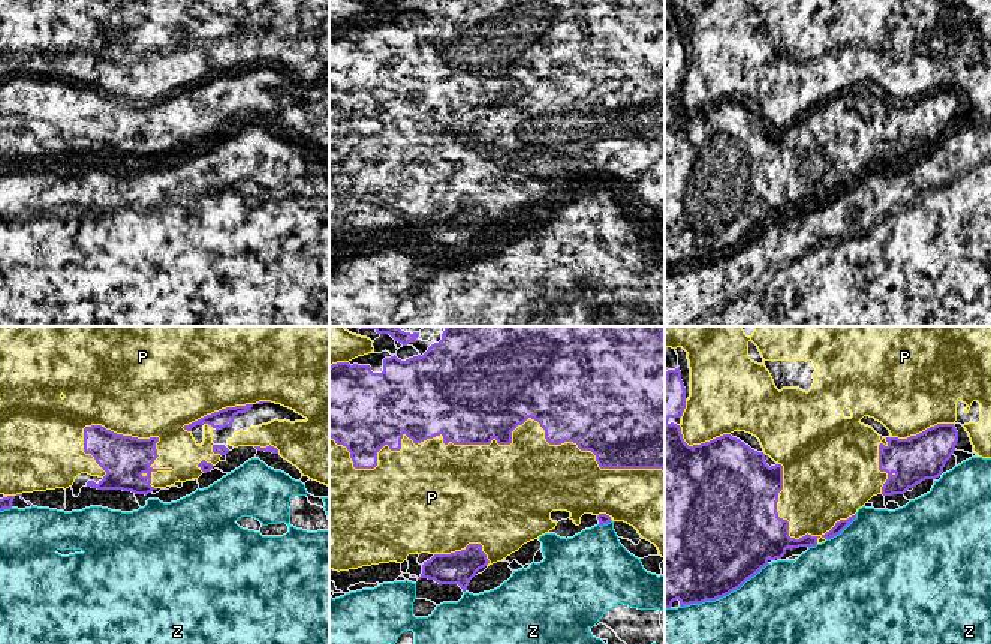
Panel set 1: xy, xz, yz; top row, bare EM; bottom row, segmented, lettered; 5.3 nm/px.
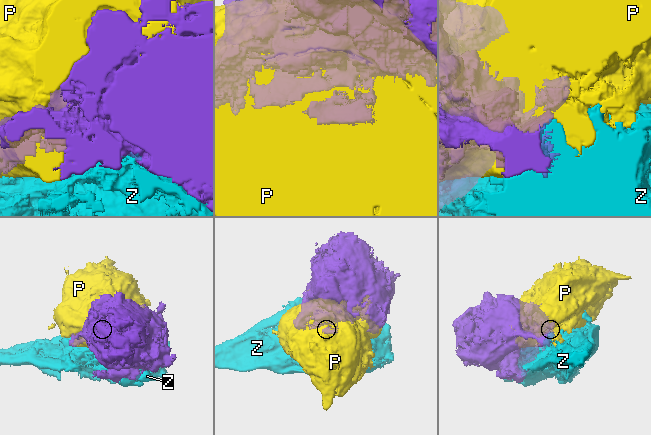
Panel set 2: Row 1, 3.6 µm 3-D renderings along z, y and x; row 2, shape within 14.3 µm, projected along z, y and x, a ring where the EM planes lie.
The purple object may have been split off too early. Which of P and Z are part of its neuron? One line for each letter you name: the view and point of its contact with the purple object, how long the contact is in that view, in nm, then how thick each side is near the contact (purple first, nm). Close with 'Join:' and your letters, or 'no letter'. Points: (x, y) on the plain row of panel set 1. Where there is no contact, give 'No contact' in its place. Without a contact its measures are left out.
Join: no letter

